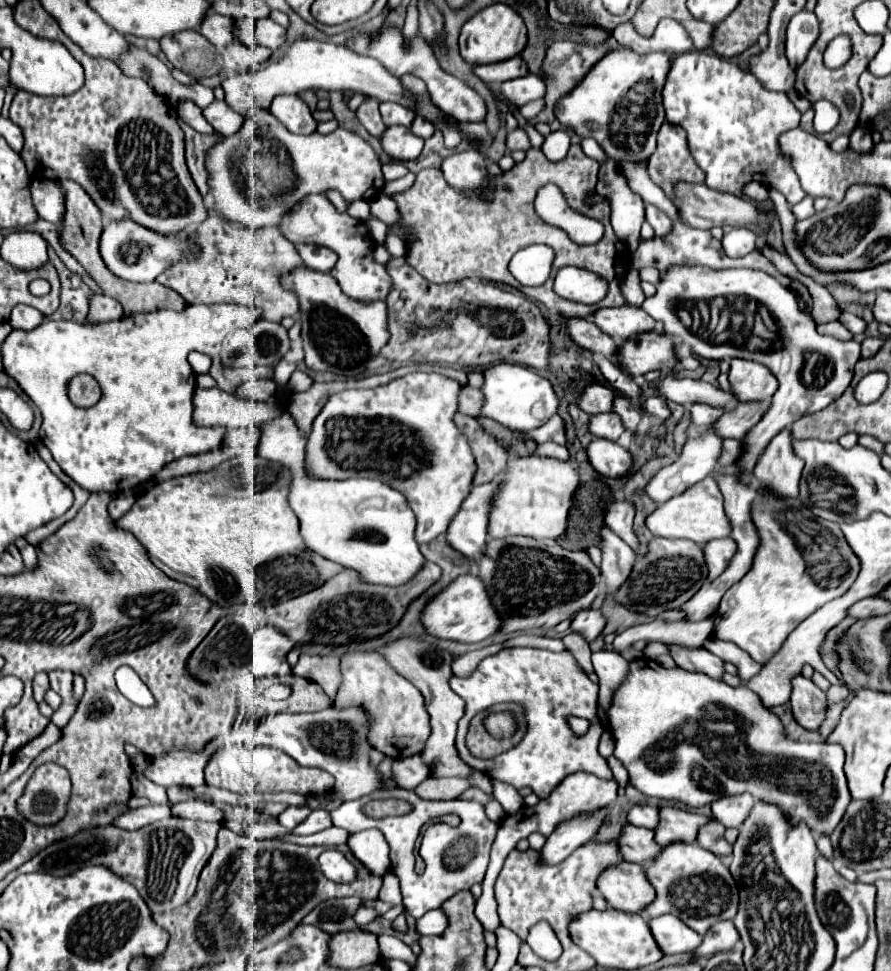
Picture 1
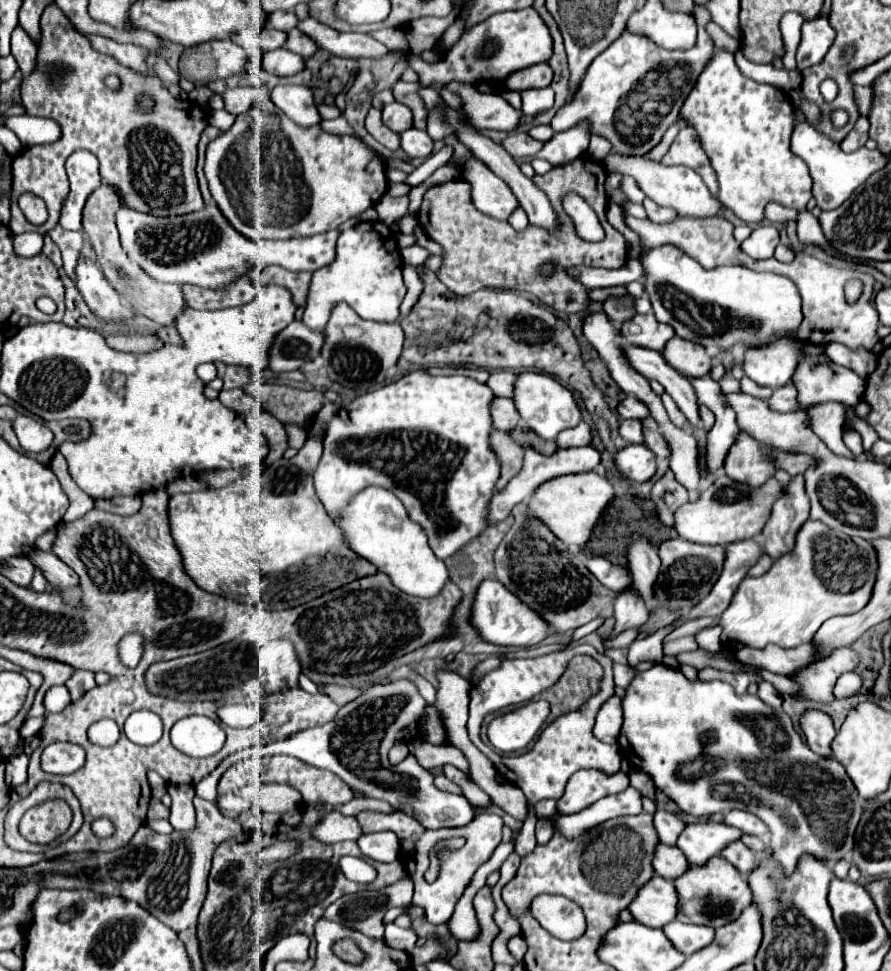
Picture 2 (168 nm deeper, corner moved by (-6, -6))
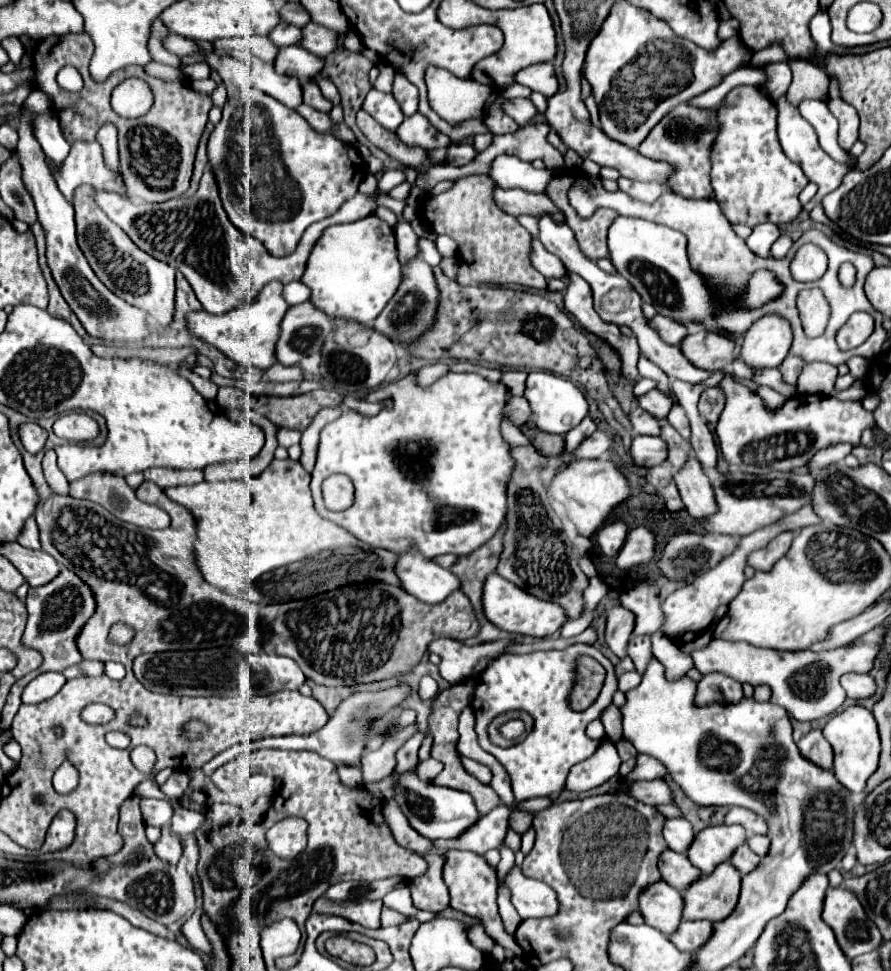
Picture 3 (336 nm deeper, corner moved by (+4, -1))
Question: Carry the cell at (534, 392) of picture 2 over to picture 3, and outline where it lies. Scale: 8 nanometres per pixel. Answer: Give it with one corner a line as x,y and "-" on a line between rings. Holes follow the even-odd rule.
531,372
525,382
525,400
529,400
531,412
537,418
535,426
549,434
565,434
575,428
587,416
587,400
583,392
567,378
555,376
551,372

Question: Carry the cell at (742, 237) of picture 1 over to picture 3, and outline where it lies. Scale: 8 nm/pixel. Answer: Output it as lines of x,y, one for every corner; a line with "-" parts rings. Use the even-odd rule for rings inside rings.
765,222
765,224
757,224
751,232
751,236
745,240
745,244
749,246
751,252
755,252
757,256
763,256
767,258
769,256
769,250
771,250
771,244
779,238
779,228
771,222

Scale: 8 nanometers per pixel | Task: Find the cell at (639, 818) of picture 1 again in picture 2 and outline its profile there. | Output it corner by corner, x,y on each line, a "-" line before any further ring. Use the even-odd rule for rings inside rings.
657,811
655,813
655,829
659,833
659,841
665,845
675,845
681,831
685,829
685,823
669,811

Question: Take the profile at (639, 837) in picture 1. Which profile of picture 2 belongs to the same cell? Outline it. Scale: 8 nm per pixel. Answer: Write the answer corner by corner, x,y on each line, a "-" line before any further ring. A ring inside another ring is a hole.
659,843
655,857
653,857
653,867
655,867
657,875
661,875
669,881
675,881
689,869
689,861
685,859
683,851
679,851
677,847
667,847
667,845

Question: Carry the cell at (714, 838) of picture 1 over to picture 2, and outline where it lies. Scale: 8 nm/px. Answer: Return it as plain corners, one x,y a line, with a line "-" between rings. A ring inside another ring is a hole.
735,841
731,843
727,849
723,849
721,857
725,857
733,867
737,867
743,875
755,871
755,867
759,865
759,857
743,843
743,841

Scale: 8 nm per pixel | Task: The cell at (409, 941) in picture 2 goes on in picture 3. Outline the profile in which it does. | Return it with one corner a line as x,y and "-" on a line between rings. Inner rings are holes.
319,898
315,904
315,912
321,912
321,914
335,914
335,916
341,916
345,920
351,920
351,922
357,922
365,928
379,928
381,926
381,908
383,908
383,902
381,900
375,900
375,902
357,902
357,904
349,904
349,902
343,902
343,904
331,904
323,898

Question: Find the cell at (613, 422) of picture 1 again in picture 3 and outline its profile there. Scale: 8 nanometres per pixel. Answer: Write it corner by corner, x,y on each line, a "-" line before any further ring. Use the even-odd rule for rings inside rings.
633,408
629,414
629,422
637,434
647,434
647,436
659,436
659,422
649,416
641,408

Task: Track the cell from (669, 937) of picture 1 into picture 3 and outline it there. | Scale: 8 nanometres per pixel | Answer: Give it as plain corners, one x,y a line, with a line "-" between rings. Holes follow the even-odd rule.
697,920
697,922
681,922
677,932
669,936
669,940
683,952
695,952
705,940
711,936
711,922

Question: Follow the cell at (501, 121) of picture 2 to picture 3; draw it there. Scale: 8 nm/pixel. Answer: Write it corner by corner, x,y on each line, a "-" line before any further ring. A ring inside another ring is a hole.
529,98
505,100
505,102
501,104
501,110
503,110
507,116
511,116
519,126
529,124
529,120
531,120
533,116
537,116
537,110
535,110
535,106
531,104

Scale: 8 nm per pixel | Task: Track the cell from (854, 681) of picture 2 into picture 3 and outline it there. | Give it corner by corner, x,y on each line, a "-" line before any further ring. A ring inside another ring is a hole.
849,672
845,676
841,676
841,686
845,688
847,696
857,700
857,698
867,698
875,692
875,682
869,674
855,674

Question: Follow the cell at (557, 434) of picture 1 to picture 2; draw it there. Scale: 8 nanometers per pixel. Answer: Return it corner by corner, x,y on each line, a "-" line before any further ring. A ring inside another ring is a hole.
585,421
579,423
575,429
565,429
557,437
559,447
583,447
583,445
591,445
591,441
593,441
593,433

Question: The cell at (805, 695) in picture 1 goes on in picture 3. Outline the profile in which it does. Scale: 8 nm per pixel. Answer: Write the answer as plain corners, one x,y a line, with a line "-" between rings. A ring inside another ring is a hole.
815,728
813,732
805,734
799,742
797,742
797,748
801,750
801,754
815,762
817,766
821,768
831,768
833,766
833,750
831,750
831,744
825,740
823,732
819,728

